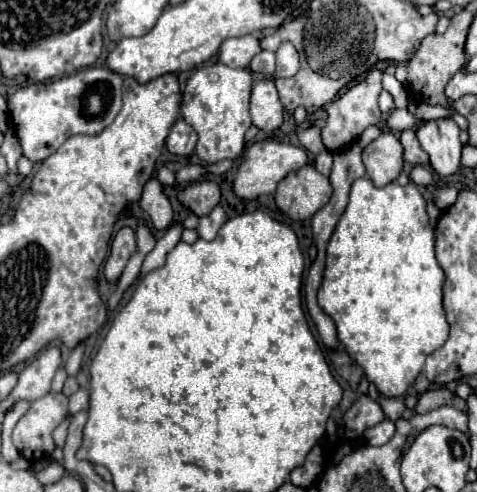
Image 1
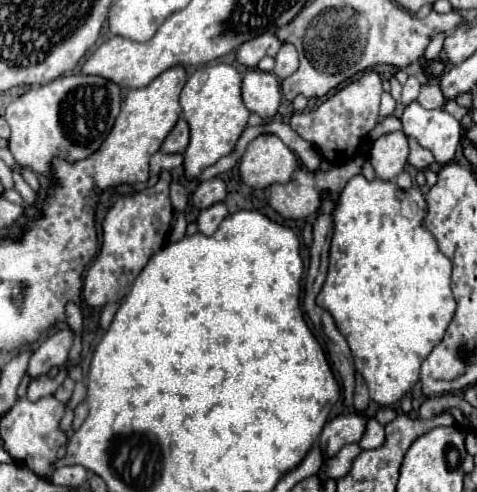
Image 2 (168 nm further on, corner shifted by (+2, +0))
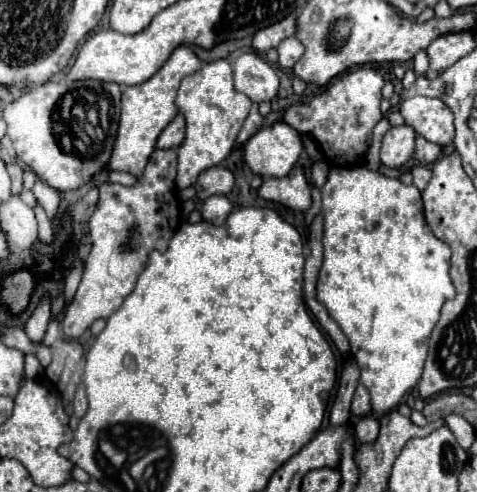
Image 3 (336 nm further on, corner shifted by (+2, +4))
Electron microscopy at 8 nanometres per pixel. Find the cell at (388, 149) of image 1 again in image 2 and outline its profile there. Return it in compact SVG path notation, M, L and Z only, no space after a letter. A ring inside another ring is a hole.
M390 132L380 136L372 150L370 150L370 162L374 166L376 178L380 180L394 180L408 158L408 140L404 132Z

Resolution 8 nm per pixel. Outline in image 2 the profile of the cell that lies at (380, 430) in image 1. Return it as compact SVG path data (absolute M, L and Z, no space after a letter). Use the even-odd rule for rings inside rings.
M370 418L368 426L366 426L366 432L364 432L364 436L358 444L364 450L372 450L372 448L382 446L382 442L384 442L384 426L376 418Z

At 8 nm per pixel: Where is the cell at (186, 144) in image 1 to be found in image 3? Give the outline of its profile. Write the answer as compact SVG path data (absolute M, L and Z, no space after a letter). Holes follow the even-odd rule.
M178 114L158 136L158 148L178 148L186 136L186 124L182 114Z

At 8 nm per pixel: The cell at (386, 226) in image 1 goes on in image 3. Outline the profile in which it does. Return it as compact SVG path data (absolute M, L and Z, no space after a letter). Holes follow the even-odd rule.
M368 168L330 170L322 186L322 216L324 264L318 276L316 298L348 336L352 356L360 368L360 382L368 388L372 398L372 410L386 414L418 384L440 308L456 294L448 276L450 246L434 238L430 226L424 224L422 196L416 186L406 186L398 178L388 178Z

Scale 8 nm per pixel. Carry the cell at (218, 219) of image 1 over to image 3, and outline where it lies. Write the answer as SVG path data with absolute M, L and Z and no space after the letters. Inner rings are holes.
M210 196L202 206L202 218L216 226L222 226L222 222L226 222L230 212L232 212L232 204L228 202L226 196Z

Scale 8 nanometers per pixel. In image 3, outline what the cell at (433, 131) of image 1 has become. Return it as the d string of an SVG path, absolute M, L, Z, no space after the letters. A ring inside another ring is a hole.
M410 96L400 102L400 114L416 134L426 140L448 146L454 140L454 116L452 110L440 98Z

